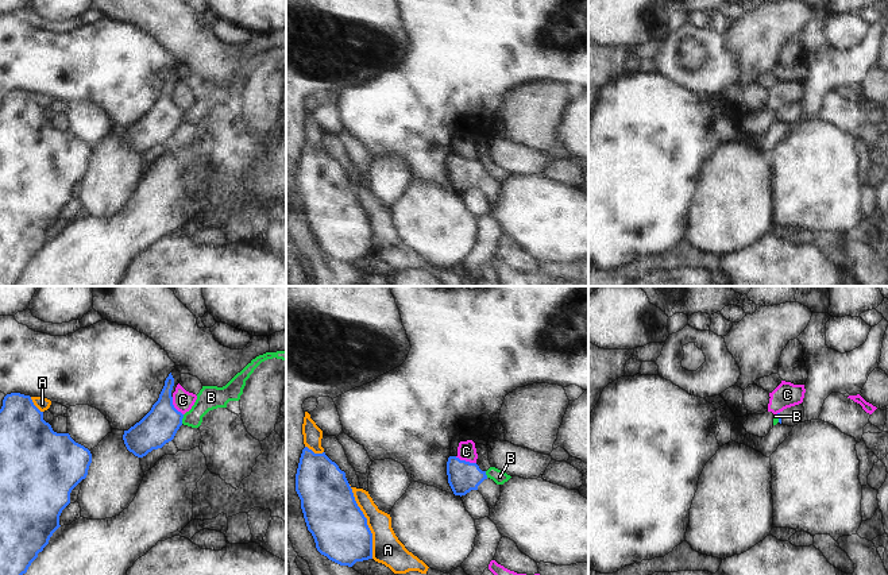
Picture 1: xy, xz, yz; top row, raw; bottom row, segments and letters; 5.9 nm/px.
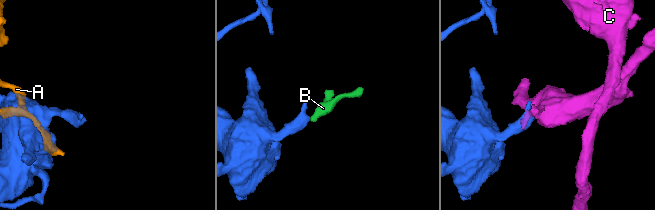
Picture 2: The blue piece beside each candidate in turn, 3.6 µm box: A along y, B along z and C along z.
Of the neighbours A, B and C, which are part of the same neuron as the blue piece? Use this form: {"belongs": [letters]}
{"belongs": []}

